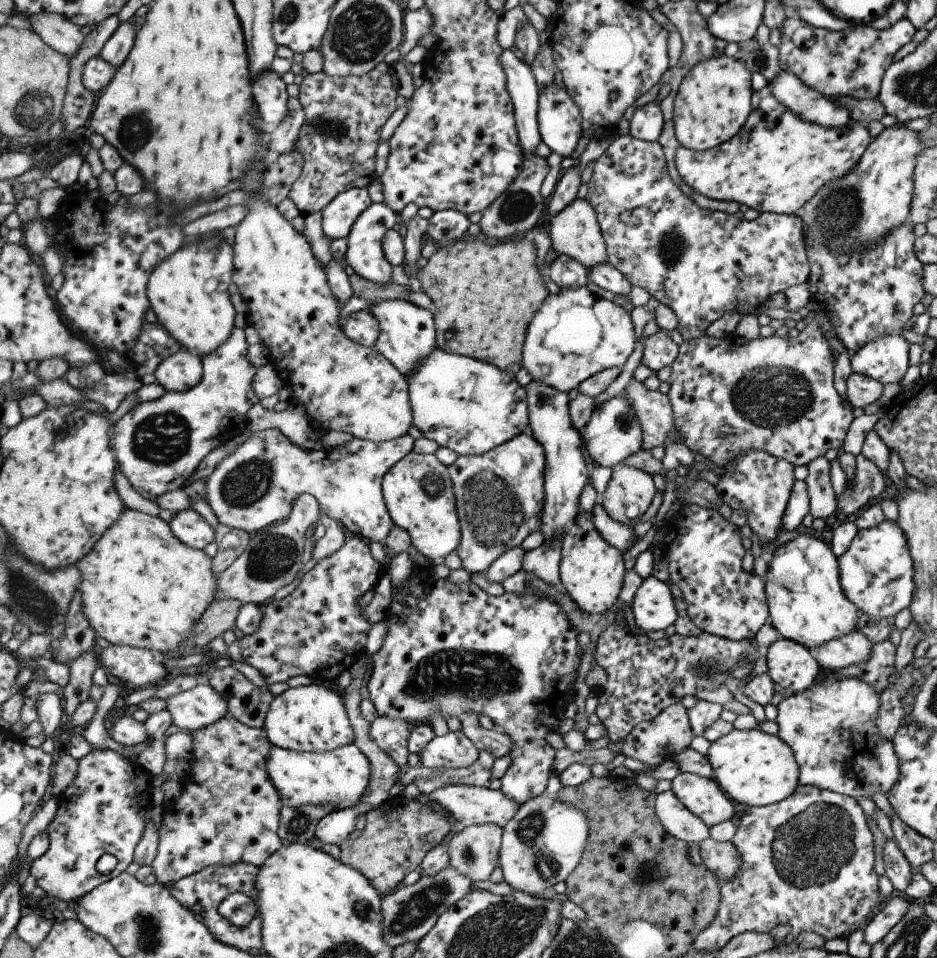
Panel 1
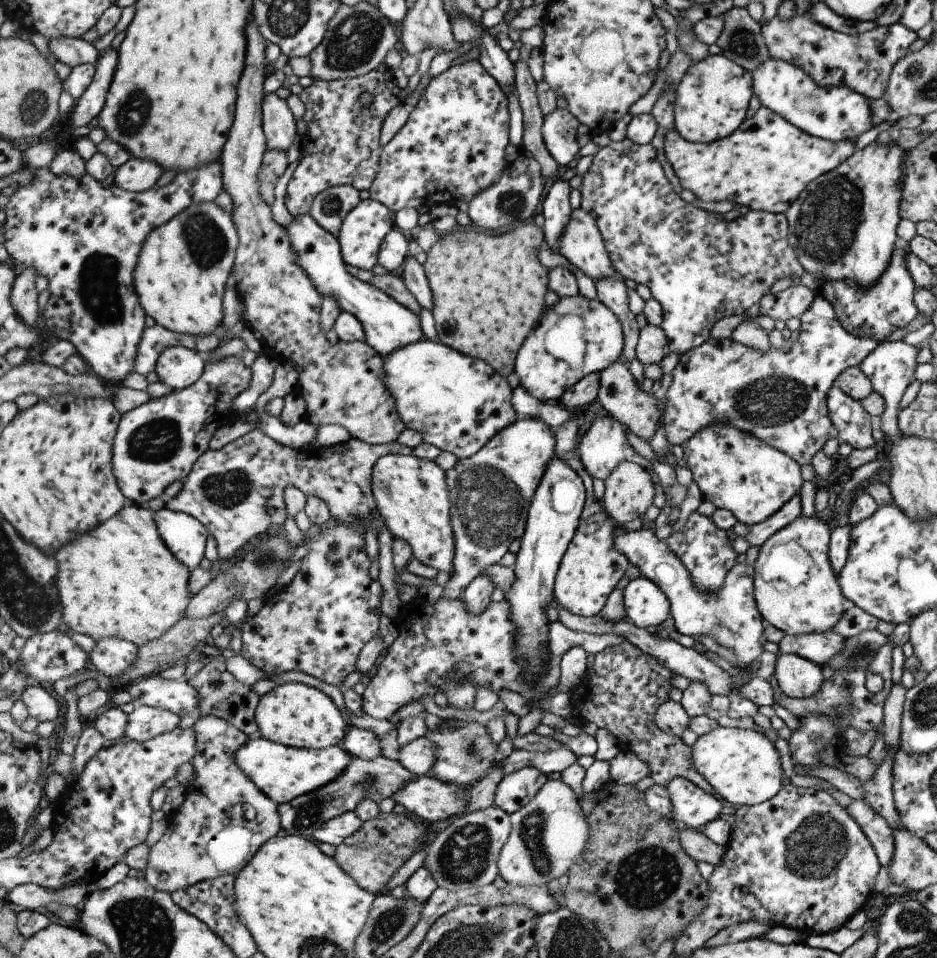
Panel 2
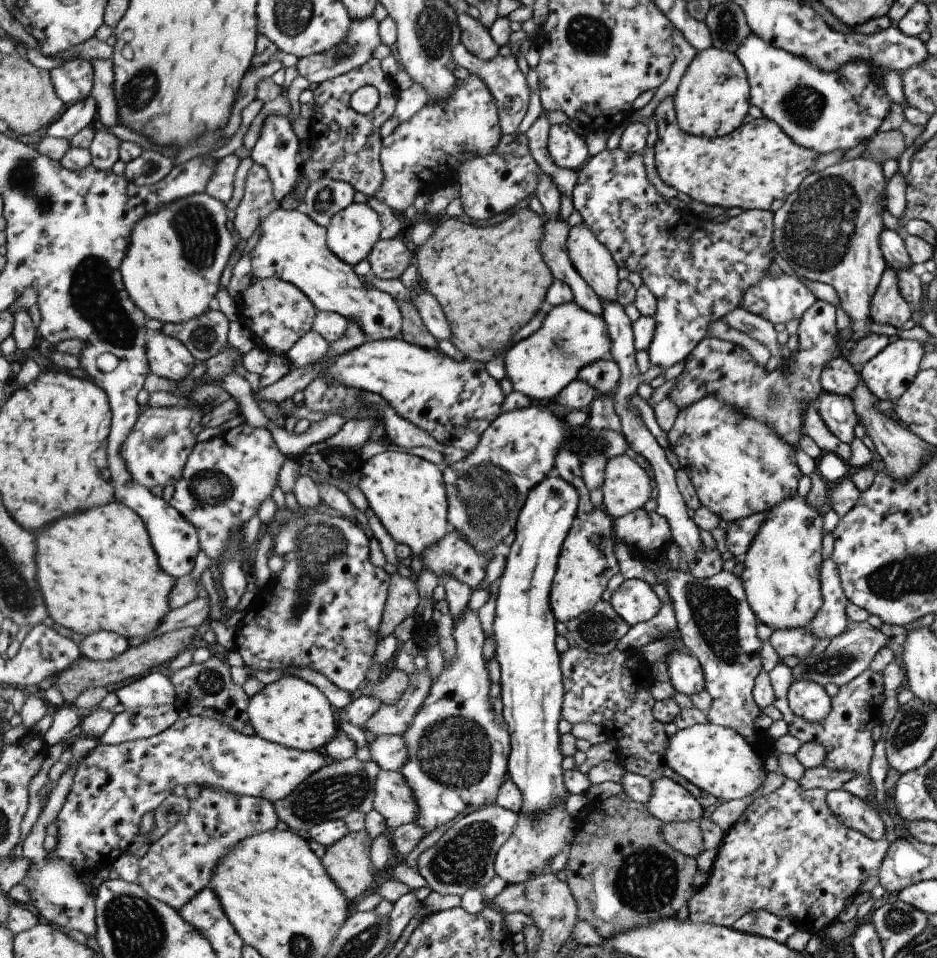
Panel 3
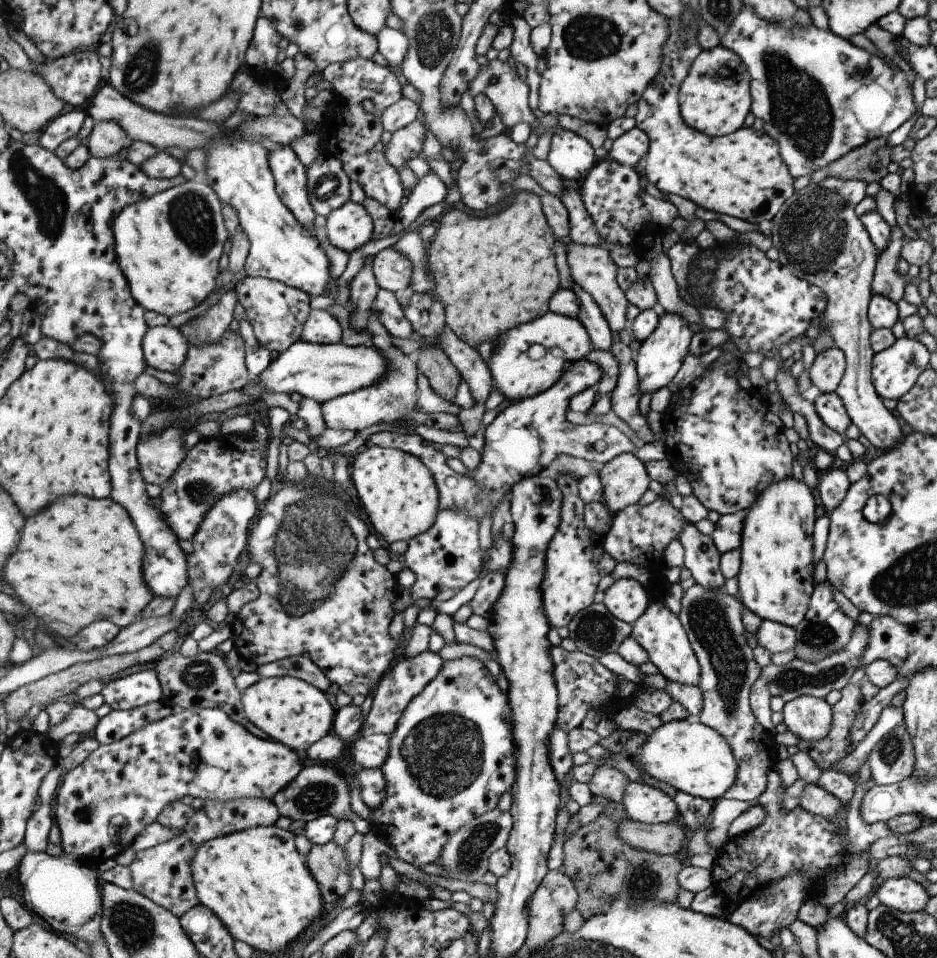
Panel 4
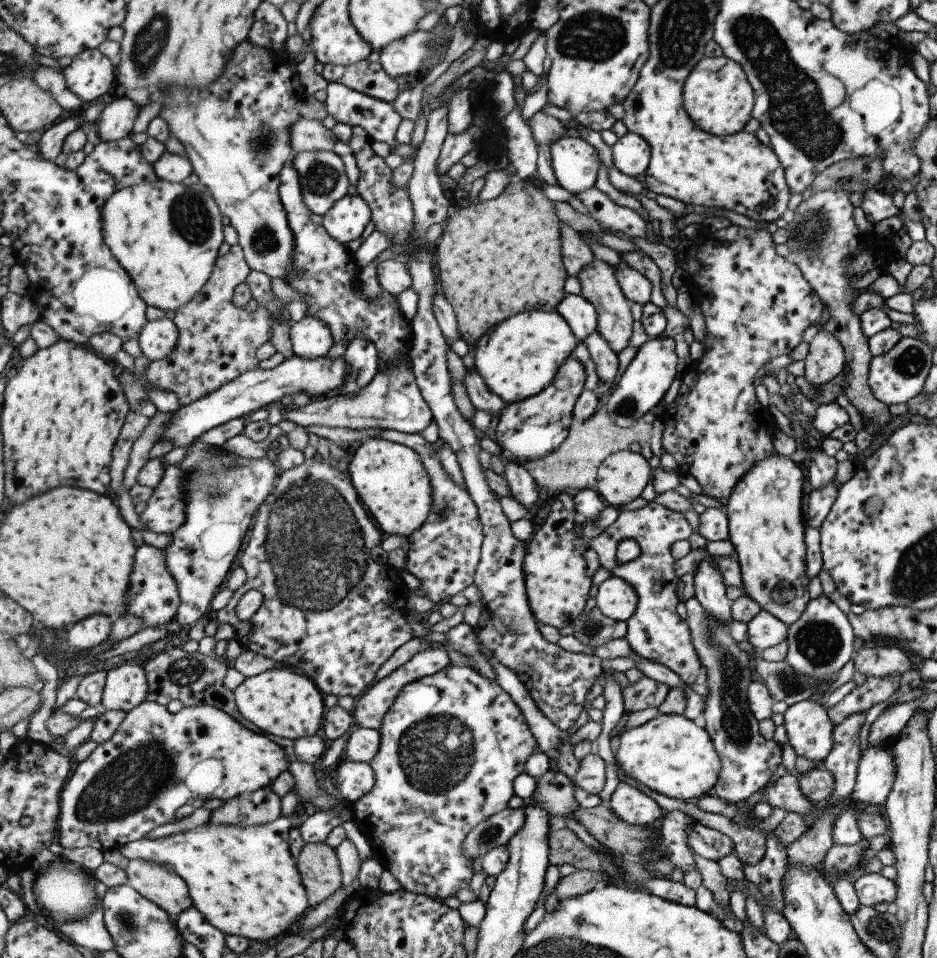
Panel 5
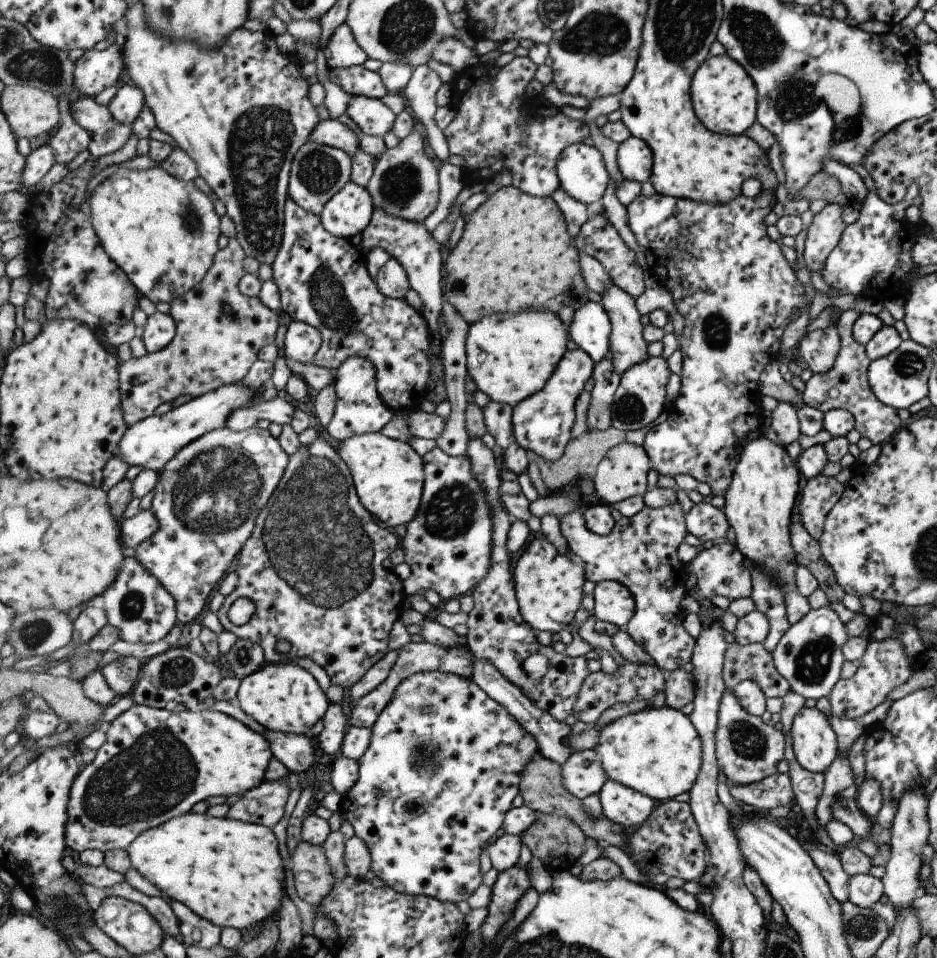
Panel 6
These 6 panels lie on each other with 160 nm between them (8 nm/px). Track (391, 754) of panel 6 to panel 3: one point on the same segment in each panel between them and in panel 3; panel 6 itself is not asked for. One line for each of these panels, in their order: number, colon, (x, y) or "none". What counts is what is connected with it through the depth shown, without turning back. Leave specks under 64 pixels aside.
3: (459, 754)
4: (453, 756)
5: (453, 744)

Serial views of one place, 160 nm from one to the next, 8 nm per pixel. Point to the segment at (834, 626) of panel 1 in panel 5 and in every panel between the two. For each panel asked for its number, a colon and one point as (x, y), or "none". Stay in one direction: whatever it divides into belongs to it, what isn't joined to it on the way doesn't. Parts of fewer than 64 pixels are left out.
2: (795, 589)
3: (781, 568)
4: (775, 581)
5: (766, 525)

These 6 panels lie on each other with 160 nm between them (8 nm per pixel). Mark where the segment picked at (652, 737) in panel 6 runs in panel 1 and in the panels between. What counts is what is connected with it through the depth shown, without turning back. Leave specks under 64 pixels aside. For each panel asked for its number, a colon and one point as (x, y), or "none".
1: (754, 768)
2: (742, 765)
3: (716, 759)
4: (693, 758)
5: (671, 755)

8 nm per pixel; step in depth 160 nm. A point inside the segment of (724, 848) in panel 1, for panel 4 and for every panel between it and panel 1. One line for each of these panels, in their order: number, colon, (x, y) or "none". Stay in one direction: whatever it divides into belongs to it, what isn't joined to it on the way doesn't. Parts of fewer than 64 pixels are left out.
2: (699, 847)
3: (685, 837)
4: (666, 839)

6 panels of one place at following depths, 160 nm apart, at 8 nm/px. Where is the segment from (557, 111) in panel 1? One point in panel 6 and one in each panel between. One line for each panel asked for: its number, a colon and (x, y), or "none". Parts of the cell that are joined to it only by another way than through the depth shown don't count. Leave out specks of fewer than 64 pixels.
2: (560, 127)
3: (568, 149)
4: (572, 156)
5: (576, 163)
6: (581, 168)

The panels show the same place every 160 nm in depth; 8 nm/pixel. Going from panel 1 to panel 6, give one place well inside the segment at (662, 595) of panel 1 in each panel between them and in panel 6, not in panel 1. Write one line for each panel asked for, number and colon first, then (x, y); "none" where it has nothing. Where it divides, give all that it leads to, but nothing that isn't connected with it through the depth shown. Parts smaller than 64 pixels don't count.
2: (647, 604)
3: (635, 600)
4: (628, 599)
5: (616, 597)
6: (614, 603)

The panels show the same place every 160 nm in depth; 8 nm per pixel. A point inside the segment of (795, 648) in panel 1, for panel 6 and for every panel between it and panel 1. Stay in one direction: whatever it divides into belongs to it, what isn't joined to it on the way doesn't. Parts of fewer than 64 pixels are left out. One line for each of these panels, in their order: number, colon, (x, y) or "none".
2: (797, 677)
3: (805, 698)
4: (808, 718)
5: (808, 728)
6: (814, 745)

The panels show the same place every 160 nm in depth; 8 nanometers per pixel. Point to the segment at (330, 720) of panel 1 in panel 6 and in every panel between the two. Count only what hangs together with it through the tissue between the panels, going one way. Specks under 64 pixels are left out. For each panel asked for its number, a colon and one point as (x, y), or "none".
2: (294, 714)
3: (293, 712)
4: (288, 709)
5: (284, 702)
6: (284, 697)

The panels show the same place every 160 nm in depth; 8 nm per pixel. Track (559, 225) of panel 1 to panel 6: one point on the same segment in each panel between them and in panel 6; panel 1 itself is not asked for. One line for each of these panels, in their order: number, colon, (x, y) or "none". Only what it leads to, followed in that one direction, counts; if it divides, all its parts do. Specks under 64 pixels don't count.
2: (582, 244)
3: (593, 260)
4: (593, 267)
5: (599, 284)
6: (629, 346)

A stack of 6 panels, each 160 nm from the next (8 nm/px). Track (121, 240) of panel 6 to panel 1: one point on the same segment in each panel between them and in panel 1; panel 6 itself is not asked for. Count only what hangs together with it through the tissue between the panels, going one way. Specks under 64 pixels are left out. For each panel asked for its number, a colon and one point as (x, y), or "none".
1: (189, 292)
2: (183, 269)
3: (177, 255)
4: (169, 245)
5: (167, 235)

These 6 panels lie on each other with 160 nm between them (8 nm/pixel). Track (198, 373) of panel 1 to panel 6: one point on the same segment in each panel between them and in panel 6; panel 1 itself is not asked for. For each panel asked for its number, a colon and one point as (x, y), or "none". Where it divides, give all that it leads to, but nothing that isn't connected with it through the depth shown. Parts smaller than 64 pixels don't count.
2: (178, 367)
3: (170, 358)
4: (166, 348)
5: (159, 338)
6: (160, 330)

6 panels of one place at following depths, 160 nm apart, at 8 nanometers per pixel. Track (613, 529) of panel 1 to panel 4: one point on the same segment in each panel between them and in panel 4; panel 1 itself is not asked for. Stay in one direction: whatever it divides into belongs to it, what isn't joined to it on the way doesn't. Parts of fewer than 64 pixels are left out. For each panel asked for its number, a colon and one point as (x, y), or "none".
2: (729, 615)
3: (713, 619)
4: (712, 618)

